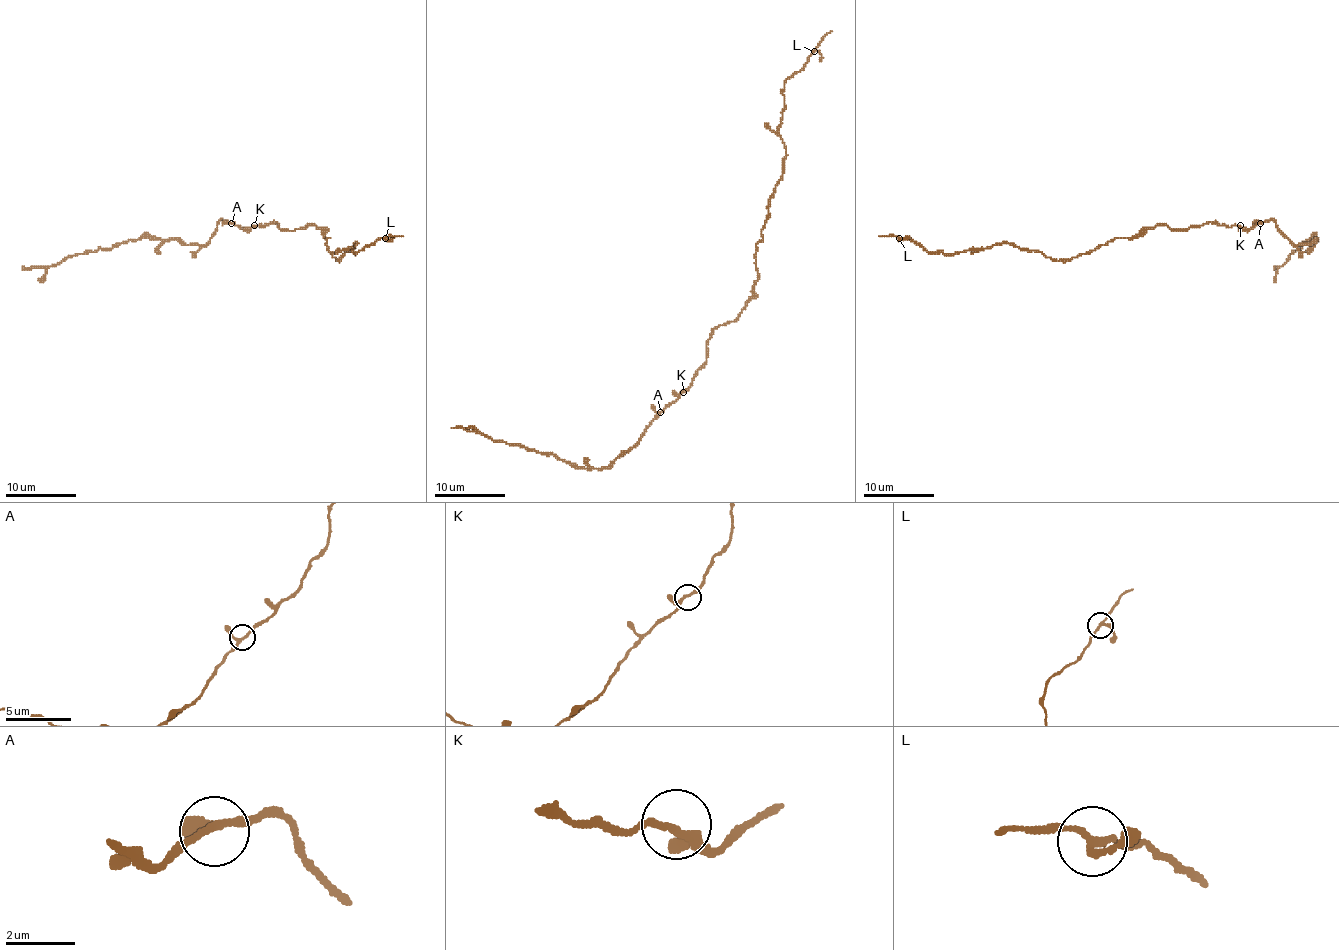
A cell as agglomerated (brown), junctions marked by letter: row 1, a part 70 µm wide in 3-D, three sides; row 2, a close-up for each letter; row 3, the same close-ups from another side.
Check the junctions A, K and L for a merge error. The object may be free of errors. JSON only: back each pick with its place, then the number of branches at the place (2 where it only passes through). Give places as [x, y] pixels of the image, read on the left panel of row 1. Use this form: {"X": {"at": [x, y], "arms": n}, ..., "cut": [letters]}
{"cut": []}

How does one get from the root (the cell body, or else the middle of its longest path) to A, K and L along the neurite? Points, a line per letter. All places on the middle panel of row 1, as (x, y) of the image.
A: (715, 328), (706, 346), (706, 360), (692, 383), (660, 412)
K: (715, 328), (706, 346), (706, 360), (683, 392)
L: (715, 328), (733, 321), (752, 295), (756, 245), (786, 155), (779, 134), (784, 82), (814, 50)

